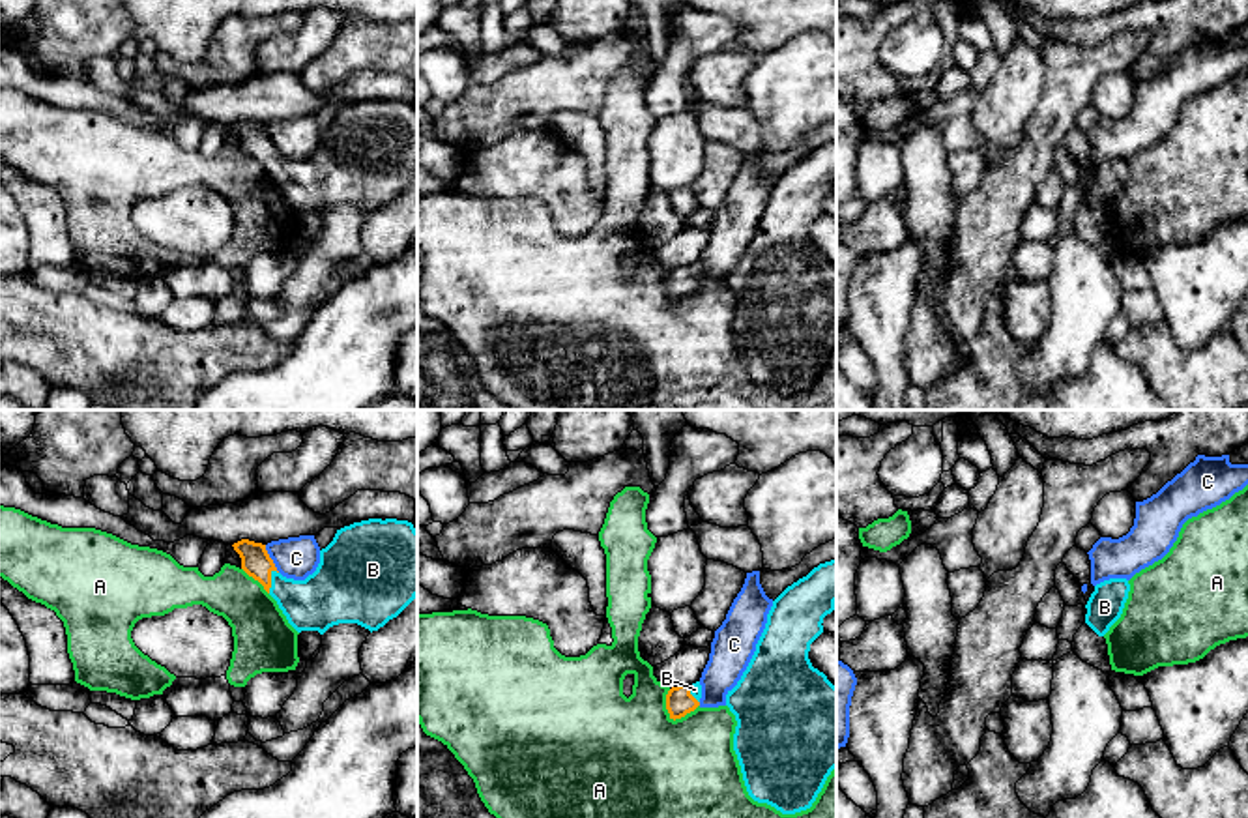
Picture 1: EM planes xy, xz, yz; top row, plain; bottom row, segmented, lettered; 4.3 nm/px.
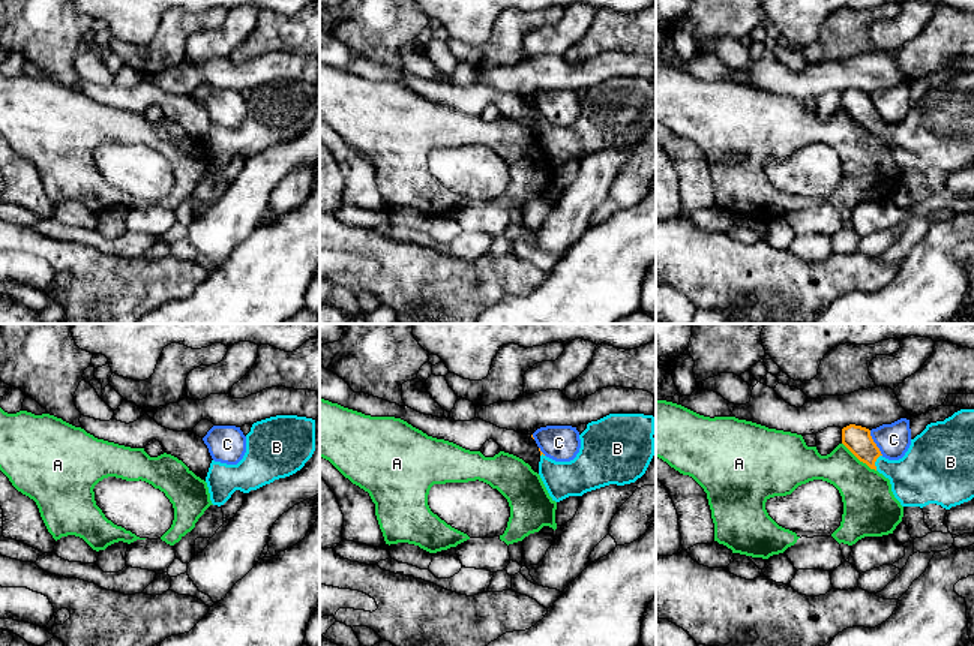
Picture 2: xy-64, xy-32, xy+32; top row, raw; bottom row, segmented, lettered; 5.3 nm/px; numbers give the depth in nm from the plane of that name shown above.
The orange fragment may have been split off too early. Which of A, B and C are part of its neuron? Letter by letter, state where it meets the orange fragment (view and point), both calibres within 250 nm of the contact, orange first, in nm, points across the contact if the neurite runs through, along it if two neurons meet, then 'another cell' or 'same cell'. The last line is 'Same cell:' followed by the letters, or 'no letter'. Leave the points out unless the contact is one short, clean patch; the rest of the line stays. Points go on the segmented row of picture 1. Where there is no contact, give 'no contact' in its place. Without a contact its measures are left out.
A: meets orange in xz at (674, 719); 120 nm thick on the orange side, 480 nm on the other; another cell
B: meets orange in xy at (270, 581); 130 nm thick on the orange side, 240 nm on the other; runs through xy (255, 560), (270, 581), (298, 599), (322, 599); same cell
C: meets orange in xy at (270, 558); 130 nm thick on the orange side, 180 nm on the other; another cell
Same cell: B

